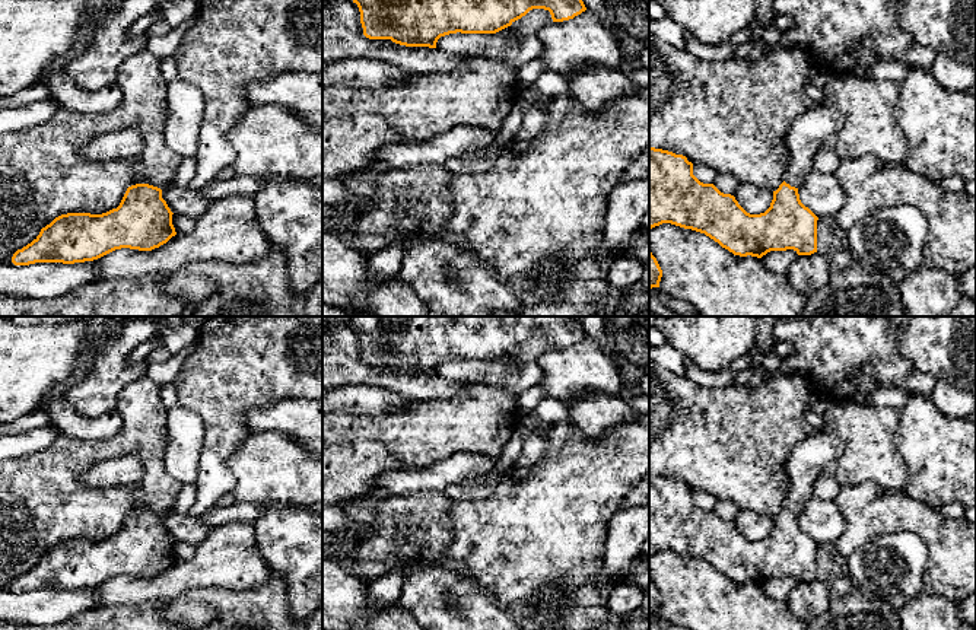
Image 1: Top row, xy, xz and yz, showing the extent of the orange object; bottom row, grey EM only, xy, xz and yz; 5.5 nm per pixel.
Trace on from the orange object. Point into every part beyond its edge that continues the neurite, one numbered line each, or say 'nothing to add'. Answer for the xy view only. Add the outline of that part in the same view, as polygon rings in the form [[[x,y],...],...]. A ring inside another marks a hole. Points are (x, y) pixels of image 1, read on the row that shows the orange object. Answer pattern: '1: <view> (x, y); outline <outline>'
nothing to add

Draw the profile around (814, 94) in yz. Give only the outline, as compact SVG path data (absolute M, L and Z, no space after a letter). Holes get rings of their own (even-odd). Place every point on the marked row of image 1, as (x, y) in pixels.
M805 82L805 85L804 85L804 98L814 102L816 105L824 104L823 88L818 88L813 83Z

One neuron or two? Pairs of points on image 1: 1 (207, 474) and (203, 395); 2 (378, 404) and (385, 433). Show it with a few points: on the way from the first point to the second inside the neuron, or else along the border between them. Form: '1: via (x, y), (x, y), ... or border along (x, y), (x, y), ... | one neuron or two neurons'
1: via (215, 455), (215, 414) | one neuron
2: border along (413, 401), (400, 410), (384, 413), (347, 413) | two neurons

